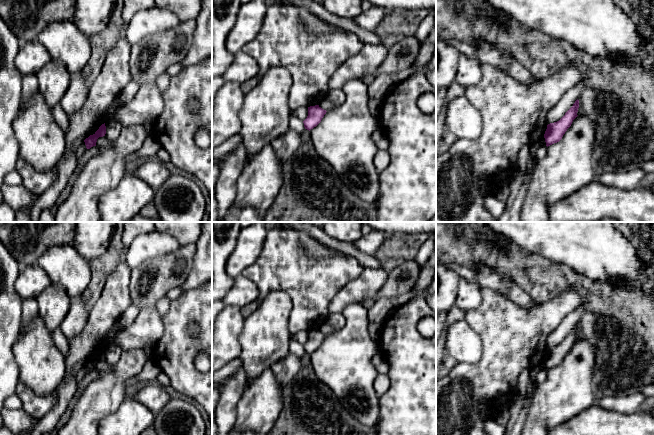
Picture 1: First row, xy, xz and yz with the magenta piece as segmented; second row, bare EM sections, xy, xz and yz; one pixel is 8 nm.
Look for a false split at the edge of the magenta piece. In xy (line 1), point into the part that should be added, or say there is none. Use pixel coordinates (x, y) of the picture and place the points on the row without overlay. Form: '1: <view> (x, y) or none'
1: none

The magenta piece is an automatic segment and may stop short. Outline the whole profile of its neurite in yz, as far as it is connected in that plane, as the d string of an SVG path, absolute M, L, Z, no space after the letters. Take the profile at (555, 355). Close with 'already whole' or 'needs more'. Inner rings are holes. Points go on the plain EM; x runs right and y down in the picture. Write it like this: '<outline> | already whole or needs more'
M577 323L573 330L565 337L565 339L557 346L547 349L544 358L546 370L550 370L559 366L567 353L571 350L573 344L578 340L579 324Z | already whole

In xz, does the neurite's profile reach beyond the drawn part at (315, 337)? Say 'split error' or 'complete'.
complete

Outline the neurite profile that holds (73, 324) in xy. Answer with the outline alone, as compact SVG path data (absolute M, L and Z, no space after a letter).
M80 296L70 299L70 308L59 326L63 335L69 340L76 337L84 329L90 310L85 306Z

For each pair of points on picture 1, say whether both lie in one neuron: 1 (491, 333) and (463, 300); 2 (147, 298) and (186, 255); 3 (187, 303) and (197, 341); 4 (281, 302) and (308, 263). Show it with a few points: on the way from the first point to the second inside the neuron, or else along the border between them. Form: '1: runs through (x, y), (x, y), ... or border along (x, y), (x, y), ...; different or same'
1: border along (481, 288), (481, 303), (465, 312); different
2: runs through (154, 287), (175, 266); same
3: runs through (185, 313), (185, 331), (187, 333); same
4: border along (264, 297), (284, 291), (291, 300), (290, 317); different

